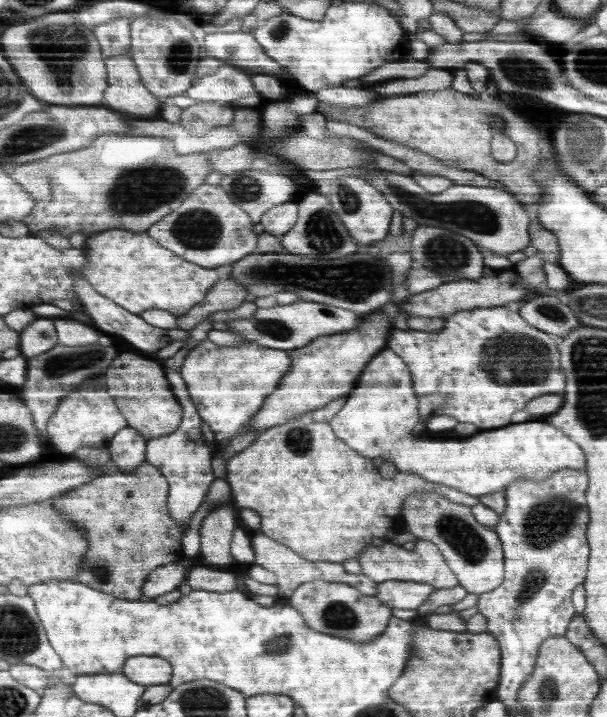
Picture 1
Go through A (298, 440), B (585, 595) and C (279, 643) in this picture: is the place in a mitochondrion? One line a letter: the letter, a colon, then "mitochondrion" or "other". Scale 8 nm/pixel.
A: mitochondrion
B: other
C: mitochondrion

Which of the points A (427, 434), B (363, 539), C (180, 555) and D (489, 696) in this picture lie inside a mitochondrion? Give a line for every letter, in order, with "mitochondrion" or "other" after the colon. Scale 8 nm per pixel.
A: other
B: other
C: other
D: other

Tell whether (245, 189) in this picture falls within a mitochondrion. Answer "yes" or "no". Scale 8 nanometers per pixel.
yes

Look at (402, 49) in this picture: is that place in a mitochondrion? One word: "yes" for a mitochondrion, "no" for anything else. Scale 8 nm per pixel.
no

